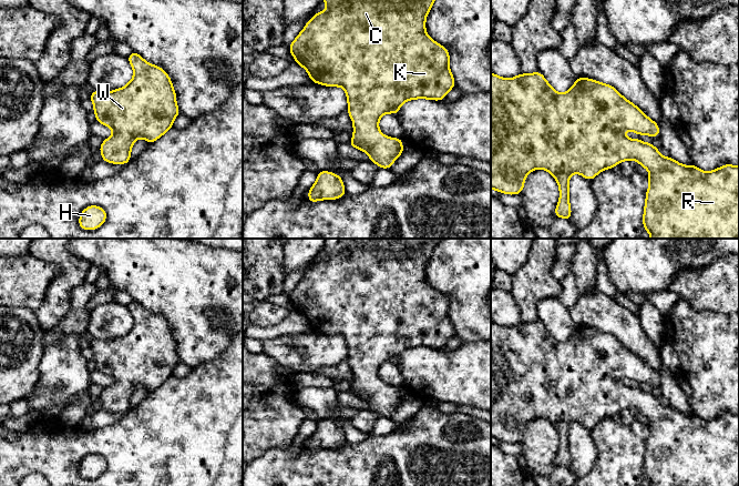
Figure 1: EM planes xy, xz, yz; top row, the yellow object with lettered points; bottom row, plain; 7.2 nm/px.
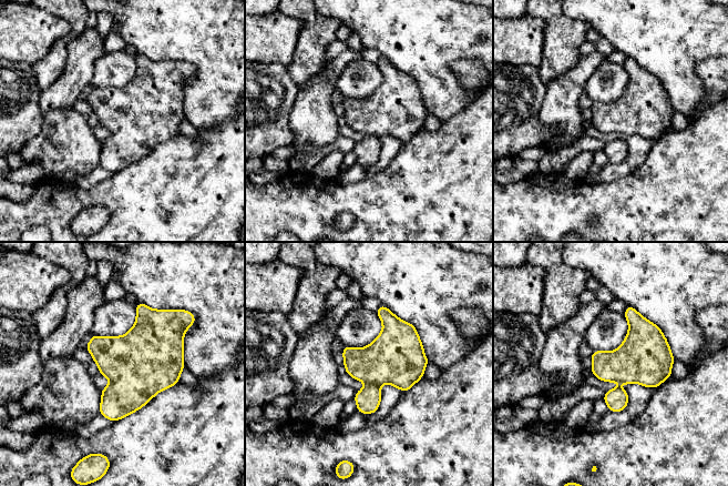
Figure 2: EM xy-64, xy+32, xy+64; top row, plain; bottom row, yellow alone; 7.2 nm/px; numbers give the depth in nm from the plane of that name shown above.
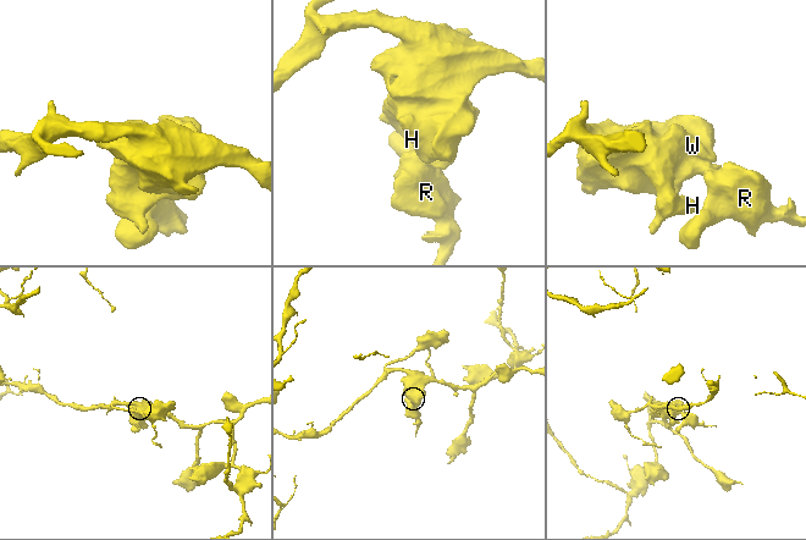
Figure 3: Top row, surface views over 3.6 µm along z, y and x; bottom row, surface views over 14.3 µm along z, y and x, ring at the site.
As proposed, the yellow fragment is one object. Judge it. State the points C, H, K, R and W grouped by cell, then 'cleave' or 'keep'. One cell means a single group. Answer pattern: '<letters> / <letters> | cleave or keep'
C H K R W | keep

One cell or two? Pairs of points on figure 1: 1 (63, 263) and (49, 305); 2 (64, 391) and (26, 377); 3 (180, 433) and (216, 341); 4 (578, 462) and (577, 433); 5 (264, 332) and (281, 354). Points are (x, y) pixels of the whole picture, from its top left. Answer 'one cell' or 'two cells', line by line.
1: one cell
2: two cells
3: two cells
4: one cell
5: two cells

